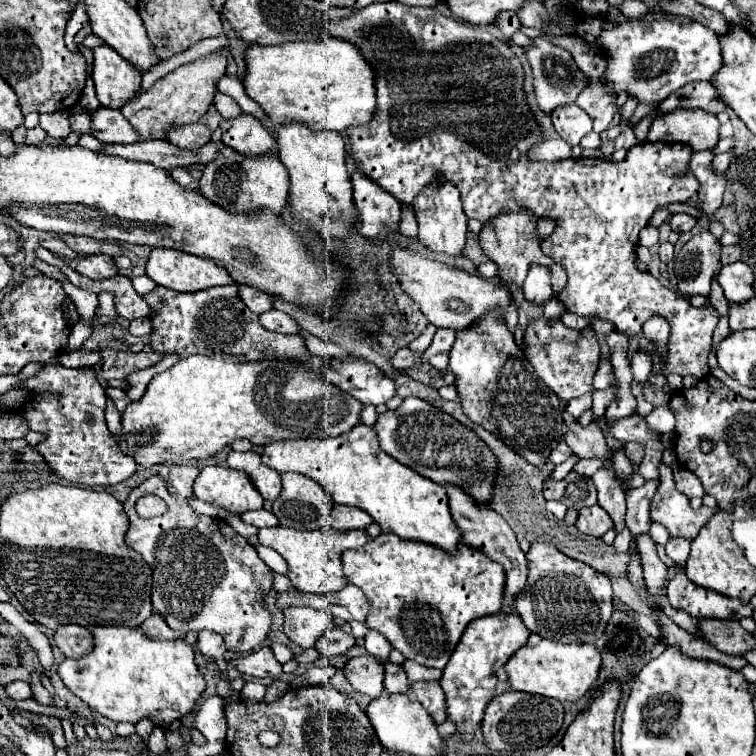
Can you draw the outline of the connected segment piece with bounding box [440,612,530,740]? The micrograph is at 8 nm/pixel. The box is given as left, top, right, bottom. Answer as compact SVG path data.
M498 612L496 616L486 616L484 620L474 620L468 624L468 632L460 638L460 644L456 646L456 652L452 652L440 680L448 704L446 712L452 720L456 720L456 734L462 740L474 738L474 728L480 726L484 708L494 698L494 688L498 682L496 670L502 668L508 658L528 642L528 636L530 632L516 612L512 612L512 616L500 616Z

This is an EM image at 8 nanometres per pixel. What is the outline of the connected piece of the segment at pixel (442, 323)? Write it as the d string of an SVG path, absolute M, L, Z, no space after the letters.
M396 244L392 248L390 268L398 278L402 290L420 306L422 314L438 328L464 330L488 310L500 306L500 310L504 312L510 300L510 292L508 288L502 288L502 284L492 284L486 278L468 274L466 270L460 270L456 266L422 256L420 252L412 252L408 250L408 246Z

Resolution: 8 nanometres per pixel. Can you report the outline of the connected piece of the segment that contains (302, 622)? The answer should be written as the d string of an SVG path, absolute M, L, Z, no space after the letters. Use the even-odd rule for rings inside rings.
M308 606L284 608L284 632L302 648L312 648L316 638L326 630L334 628L334 616Z

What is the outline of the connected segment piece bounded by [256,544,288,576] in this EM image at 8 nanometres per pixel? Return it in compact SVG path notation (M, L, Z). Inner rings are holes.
M256 546L256 550L258 550L258 554L260 554L260 558L276 572L276 574L288 574L288 564L284 562L284 558L278 554L278 552L274 552L274 550L270 550L270 548L264 548L264 546Z

